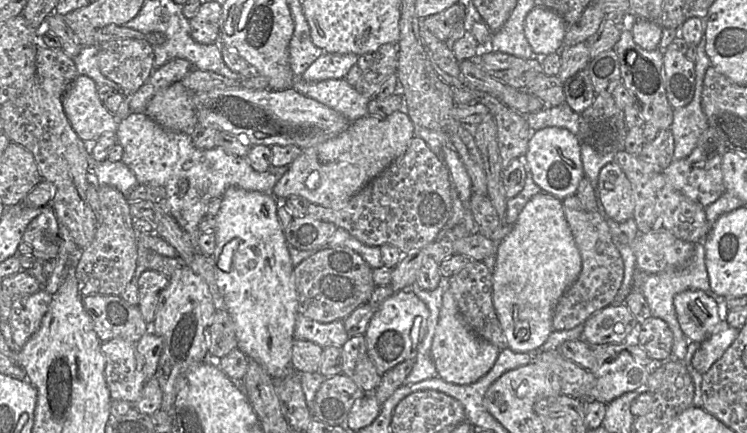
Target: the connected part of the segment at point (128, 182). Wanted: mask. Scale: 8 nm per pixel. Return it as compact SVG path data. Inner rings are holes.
M90 153L90 171L97 178L98 186L112 186L119 190L128 200L131 190L139 183L135 174L121 160L112 162L106 159L97 162L91 157Z

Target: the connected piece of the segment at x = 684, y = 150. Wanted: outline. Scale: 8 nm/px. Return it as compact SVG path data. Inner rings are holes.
M703 33L701 41L696 46L694 97L688 105L673 111L673 122L669 130L674 139L674 161L688 157L697 146L702 133L709 126L701 106L704 77L711 66L705 45L706 39Z

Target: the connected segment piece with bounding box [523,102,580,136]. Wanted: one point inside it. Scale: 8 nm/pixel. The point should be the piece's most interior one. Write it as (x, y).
(562, 116)

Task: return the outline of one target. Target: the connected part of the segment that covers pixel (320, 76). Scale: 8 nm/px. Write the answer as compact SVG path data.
M323 53L301 77L308 82L344 79L352 66L357 63L358 57L353 53Z

